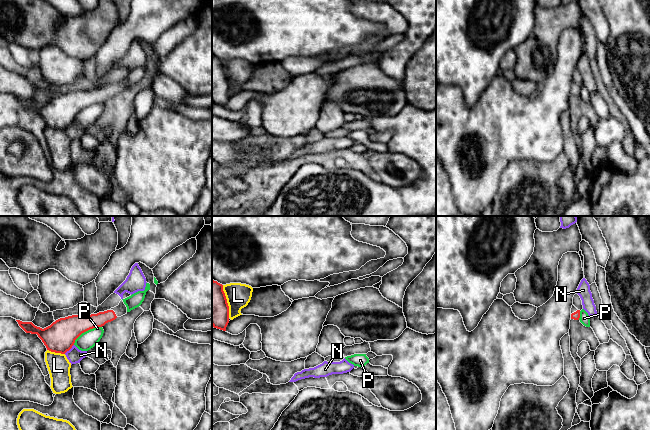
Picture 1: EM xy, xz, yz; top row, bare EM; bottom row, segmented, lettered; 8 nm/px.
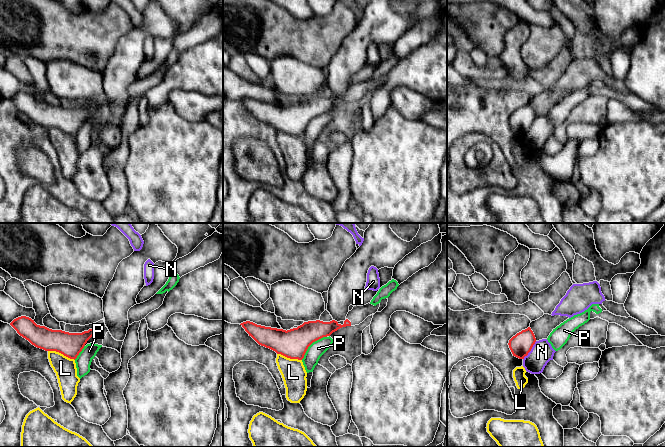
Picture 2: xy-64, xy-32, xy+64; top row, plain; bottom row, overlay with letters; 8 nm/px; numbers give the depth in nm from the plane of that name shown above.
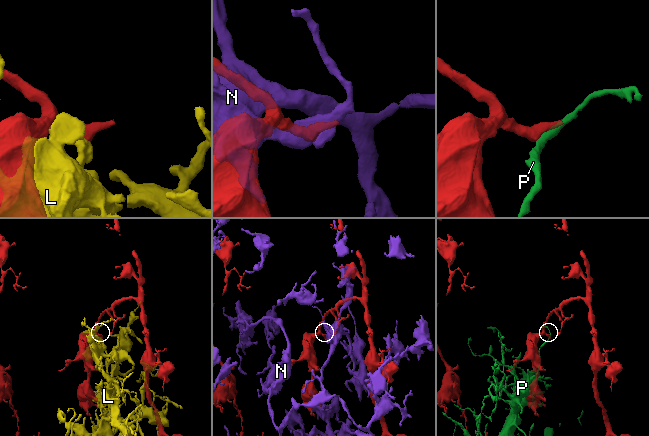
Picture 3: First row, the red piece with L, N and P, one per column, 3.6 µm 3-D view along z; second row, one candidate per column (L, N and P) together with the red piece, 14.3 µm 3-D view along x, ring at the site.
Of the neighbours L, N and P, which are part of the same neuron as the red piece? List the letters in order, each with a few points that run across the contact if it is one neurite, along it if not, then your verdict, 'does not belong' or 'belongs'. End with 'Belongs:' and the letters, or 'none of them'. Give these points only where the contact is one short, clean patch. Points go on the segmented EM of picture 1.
L: does not belong
N: does not belong
P: does not belong
Belongs: none of them

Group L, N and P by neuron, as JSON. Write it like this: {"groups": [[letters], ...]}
{"groups": [["L"], ["N"], ["P"]]}

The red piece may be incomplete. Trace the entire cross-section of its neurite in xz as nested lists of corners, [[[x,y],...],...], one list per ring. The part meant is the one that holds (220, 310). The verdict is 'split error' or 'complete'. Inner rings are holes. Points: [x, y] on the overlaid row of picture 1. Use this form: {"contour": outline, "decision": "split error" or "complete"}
{"contour": [[[212,280],[212,326],[226,331],[229,323],[229,306],[223,285]]], "decision": "complete"}

